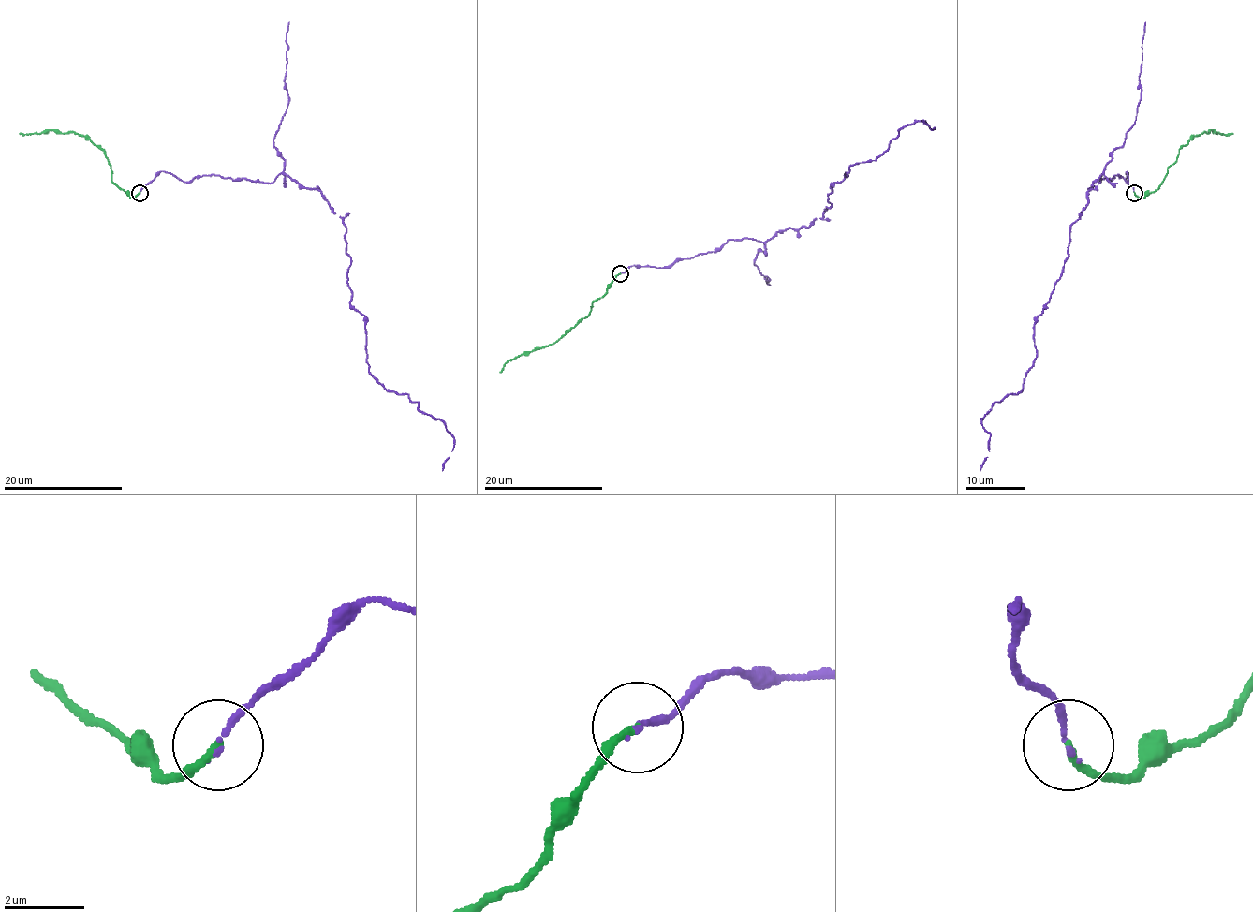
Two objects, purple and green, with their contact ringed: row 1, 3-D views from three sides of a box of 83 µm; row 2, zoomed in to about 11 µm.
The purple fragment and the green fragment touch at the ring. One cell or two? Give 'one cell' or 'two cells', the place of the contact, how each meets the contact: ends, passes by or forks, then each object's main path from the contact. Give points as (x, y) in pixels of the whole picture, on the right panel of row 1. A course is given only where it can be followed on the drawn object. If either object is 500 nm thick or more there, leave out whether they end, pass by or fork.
one cell; at (1134, 193); purple ends there; green ends there; purple runs (1134, 192), (1127, 171), (1089, 187), (1023, 389), (981, 419), (980, 471); green runs (1134, 192), (1144, 197), (1157, 187), (1177, 155), (1195, 136), (1213, 130), (1221, 134), (1233, 133)

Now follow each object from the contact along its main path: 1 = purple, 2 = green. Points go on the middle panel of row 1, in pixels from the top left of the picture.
1: (619, 273), (809, 226), (848, 168), (877, 159), (902, 128), (920, 121), (935, 128), (923, 119)
2: (619, 273), (593, 302), (588, 316), (548, 345), (524, 352), (508, 360), (499, 373)

